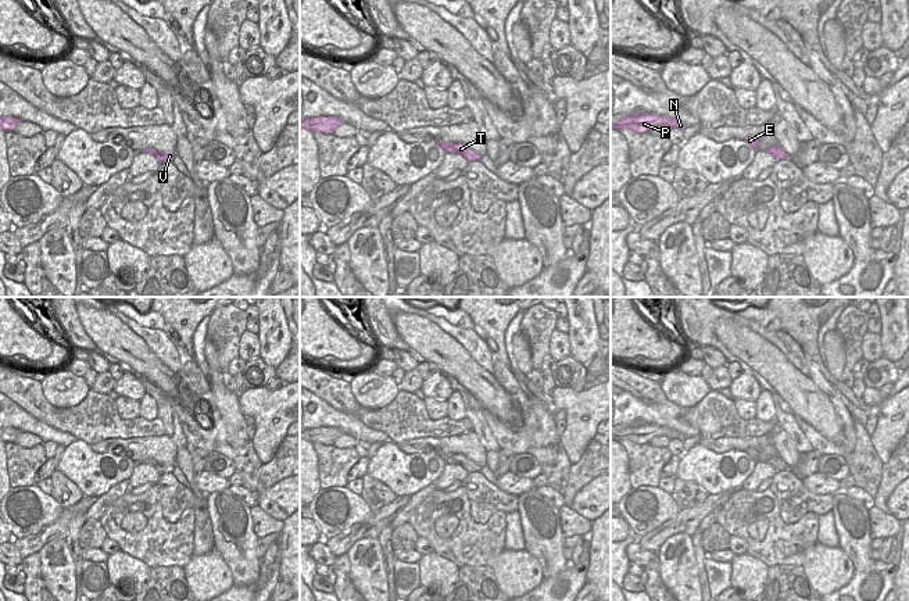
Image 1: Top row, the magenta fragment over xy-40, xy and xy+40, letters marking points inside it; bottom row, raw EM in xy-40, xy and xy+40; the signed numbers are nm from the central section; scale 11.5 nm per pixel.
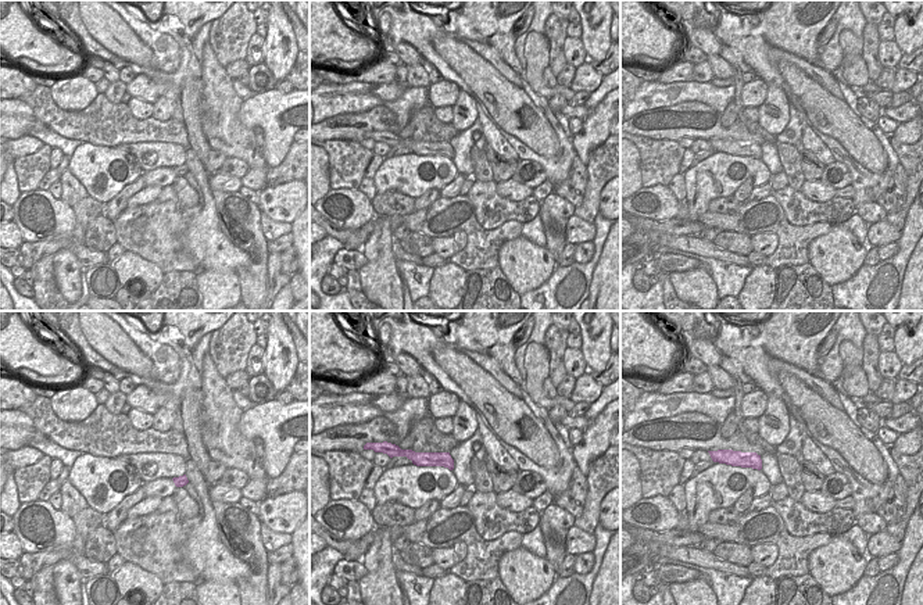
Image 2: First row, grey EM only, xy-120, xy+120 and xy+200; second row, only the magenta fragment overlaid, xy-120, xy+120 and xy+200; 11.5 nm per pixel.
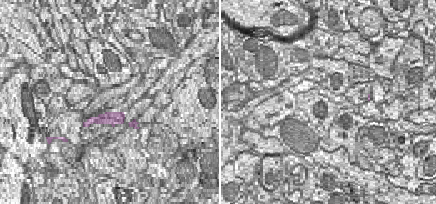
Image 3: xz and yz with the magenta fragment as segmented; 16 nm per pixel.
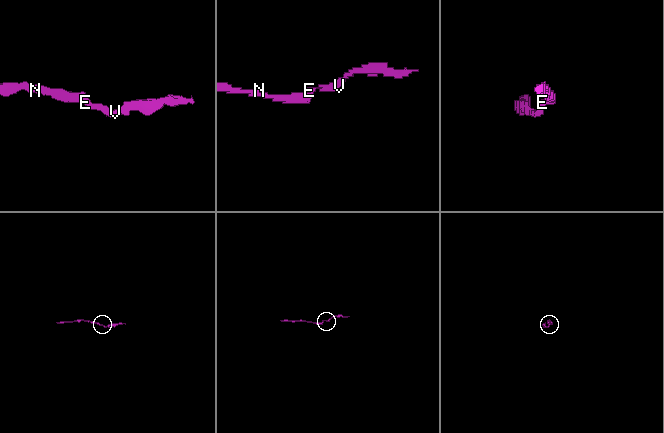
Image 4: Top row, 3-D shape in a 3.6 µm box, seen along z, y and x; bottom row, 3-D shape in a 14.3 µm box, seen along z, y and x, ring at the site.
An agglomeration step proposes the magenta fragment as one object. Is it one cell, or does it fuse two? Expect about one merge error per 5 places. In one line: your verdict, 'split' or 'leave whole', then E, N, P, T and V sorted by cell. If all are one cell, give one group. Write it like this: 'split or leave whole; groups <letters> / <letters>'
leave whole; groups E N P T V

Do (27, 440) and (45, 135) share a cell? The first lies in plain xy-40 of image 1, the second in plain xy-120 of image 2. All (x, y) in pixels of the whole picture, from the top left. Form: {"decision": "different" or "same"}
{"decision": "different"}

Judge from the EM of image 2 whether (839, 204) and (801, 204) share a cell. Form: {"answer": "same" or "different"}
{"answer": "same"}

